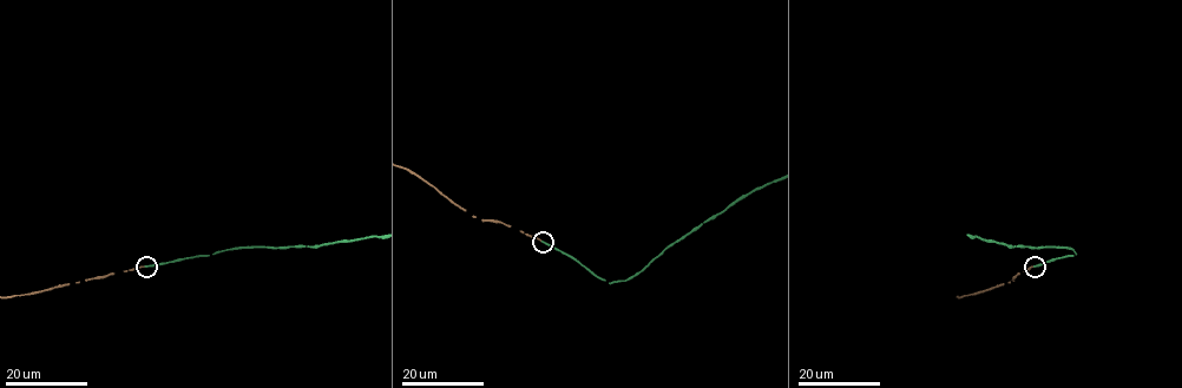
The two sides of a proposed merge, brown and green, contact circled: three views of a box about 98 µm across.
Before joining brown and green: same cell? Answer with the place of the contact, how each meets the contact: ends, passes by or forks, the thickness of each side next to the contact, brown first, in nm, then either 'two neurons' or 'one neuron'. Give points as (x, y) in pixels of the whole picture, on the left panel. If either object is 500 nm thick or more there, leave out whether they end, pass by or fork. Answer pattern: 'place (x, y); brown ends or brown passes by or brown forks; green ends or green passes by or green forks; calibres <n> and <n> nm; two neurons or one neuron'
place (146, 267); brown ends; green ends; calibres 160 and 180 nm; one neuron

